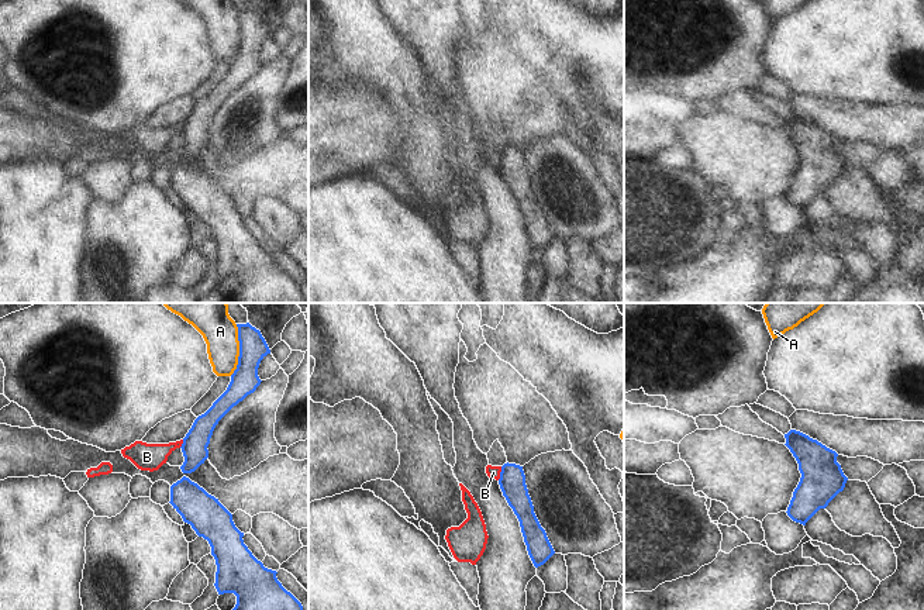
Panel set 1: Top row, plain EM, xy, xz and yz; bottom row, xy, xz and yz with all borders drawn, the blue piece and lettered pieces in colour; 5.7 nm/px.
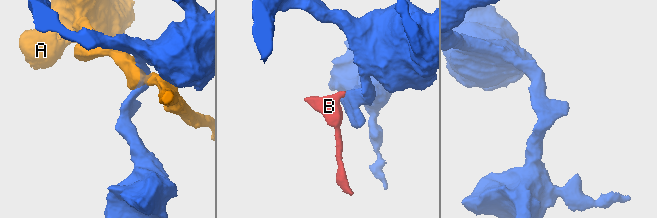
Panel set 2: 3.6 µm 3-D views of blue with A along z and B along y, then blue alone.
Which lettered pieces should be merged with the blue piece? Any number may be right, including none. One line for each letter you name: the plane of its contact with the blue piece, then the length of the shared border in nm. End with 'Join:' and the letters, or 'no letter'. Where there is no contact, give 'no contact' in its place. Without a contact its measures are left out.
Join: no letter

